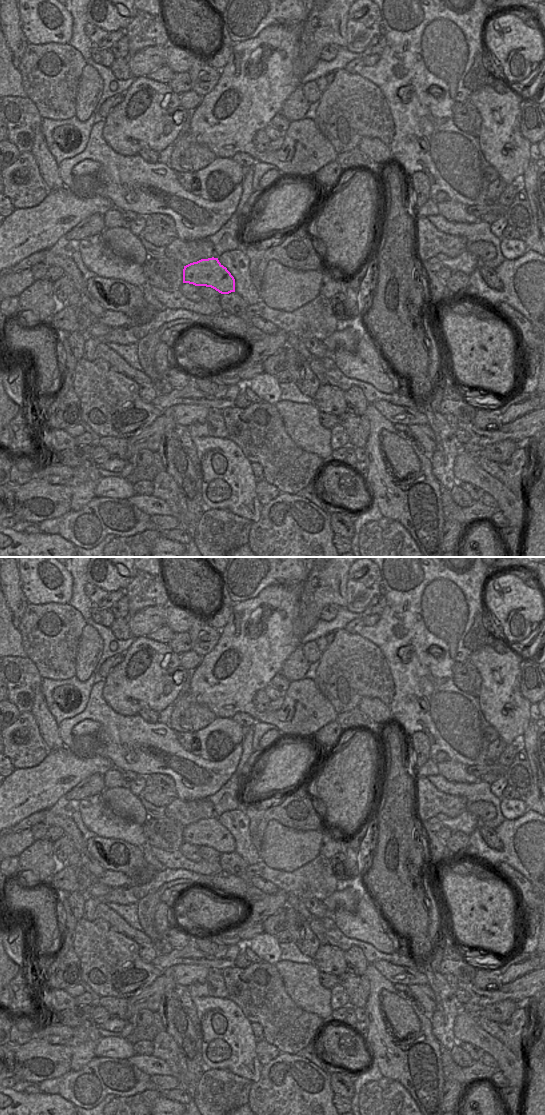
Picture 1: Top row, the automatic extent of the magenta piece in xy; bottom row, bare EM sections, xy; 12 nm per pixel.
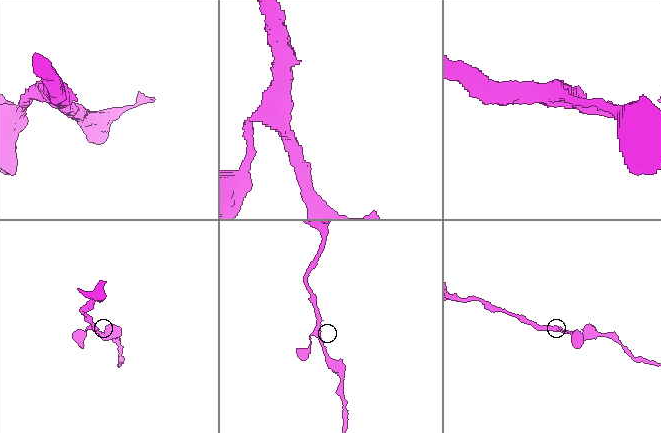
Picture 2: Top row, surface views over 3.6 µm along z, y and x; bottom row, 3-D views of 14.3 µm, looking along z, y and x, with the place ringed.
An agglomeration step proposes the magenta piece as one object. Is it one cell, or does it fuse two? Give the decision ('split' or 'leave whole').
leave whole

